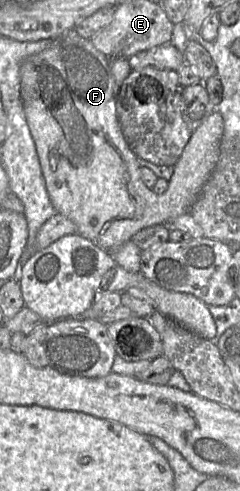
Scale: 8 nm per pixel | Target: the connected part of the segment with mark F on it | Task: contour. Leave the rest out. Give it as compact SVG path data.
M71 29L65 34L53 39L48 48L37 54L28 56L20 65L20 95L22 106L30 134L35 144L50 201L57 213L64 215L74 223L77 234L89 239L96 246L107 252L118 249L122 244L131 240L132 236L141 229L158 224L168 224L180 215L190 213L191 207L197 200L204 185L216 167L220 154L220 144L224 135L224 121L222 115L219 111L213 111L213 113L195 131L192 132L180 158L174 165L174 172L168 181L166 191L157 195L152 191L152 189L148 188L142 182L139 174L140 166L137 163L137 156L129 148L123 137L115 109L116 94L117 88L110 69L110 58L96 49L91 43L90 38L86 39L81 37L74 29Z

